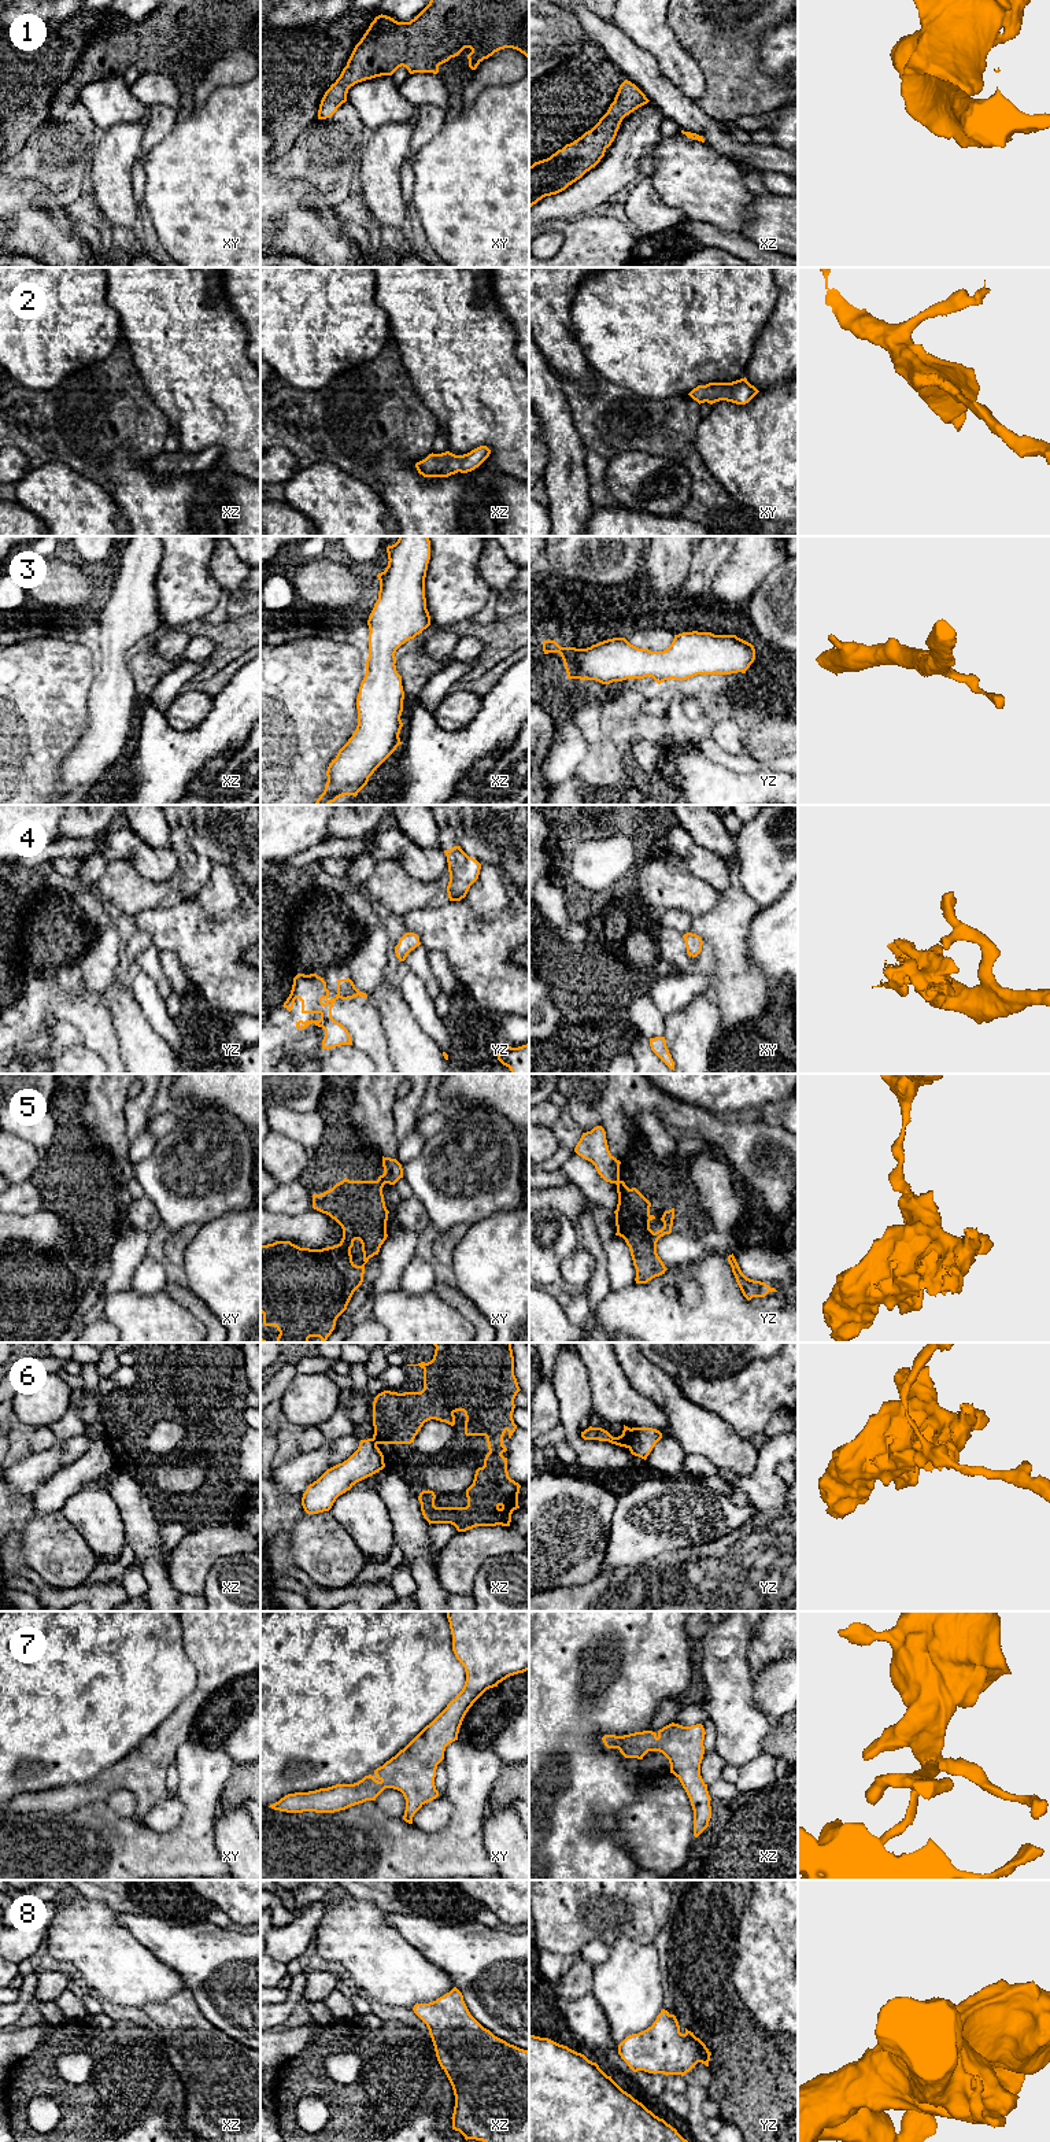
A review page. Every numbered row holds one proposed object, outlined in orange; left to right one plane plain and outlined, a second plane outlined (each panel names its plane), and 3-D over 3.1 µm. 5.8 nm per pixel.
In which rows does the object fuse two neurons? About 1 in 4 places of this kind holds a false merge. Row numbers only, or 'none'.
5, 6

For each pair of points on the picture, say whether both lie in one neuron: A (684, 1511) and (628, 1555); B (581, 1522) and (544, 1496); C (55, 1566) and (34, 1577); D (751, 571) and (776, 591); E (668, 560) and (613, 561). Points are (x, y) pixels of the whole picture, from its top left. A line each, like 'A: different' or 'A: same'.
A: same
B: same
C: different
D: different
E: different

